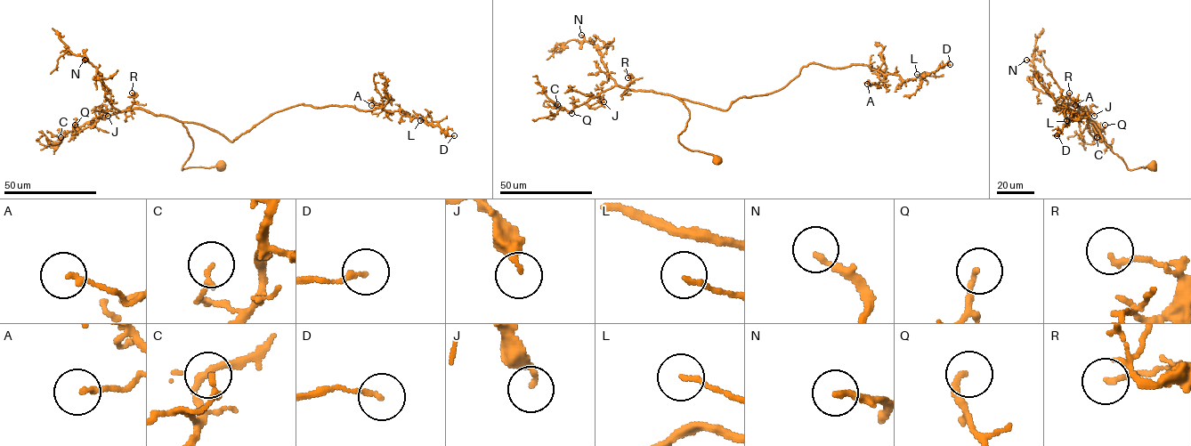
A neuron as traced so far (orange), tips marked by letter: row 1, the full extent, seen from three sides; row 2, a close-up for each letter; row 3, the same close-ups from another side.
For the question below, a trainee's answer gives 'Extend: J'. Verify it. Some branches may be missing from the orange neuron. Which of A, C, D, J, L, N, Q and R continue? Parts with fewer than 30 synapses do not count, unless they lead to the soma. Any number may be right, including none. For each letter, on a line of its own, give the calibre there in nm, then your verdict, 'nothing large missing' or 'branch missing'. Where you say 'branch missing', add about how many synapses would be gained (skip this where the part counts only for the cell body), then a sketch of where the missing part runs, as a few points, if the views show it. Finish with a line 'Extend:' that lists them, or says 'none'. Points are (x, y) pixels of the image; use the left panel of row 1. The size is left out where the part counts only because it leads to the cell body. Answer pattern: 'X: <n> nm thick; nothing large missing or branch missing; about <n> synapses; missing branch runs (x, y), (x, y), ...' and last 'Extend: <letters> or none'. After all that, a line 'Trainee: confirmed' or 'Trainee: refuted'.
A: 150 nm thick; nothing large missing
C: 160 nm thick; nothing large missing
D: 160 nm thick; nothing large missing
J: 200 nm thick; nothing large missing
L: 140 nm thick; nothing large missing
N: 190 nm thick; branch missing; about 90 synapses; missing branch runs (85, 60), (76, 65), (74, 61), (50, 67), (17, 59), (4, 59)
Q: 170 nm thick; nothing large missing
R: 160 nm thick; nothing large missing
Extend: N
Trainee: refuted

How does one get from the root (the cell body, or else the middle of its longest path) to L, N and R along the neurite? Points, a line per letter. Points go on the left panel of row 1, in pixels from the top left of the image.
L: (221, 166), (182, 170), (193, 147), (183, 122), (232, 141), (302, 104), (382, 108), (420, 120)
N: (221, 166), (182, 170), (193, 147), (182, 123), (141, 109), (118, 110), (105, 96), (96, 68), (85, 60)
R: (221, 166), (182, 170), (193, 147), (187, 128), (170, 117), (131, 109), (135, 94), (132, 93)

